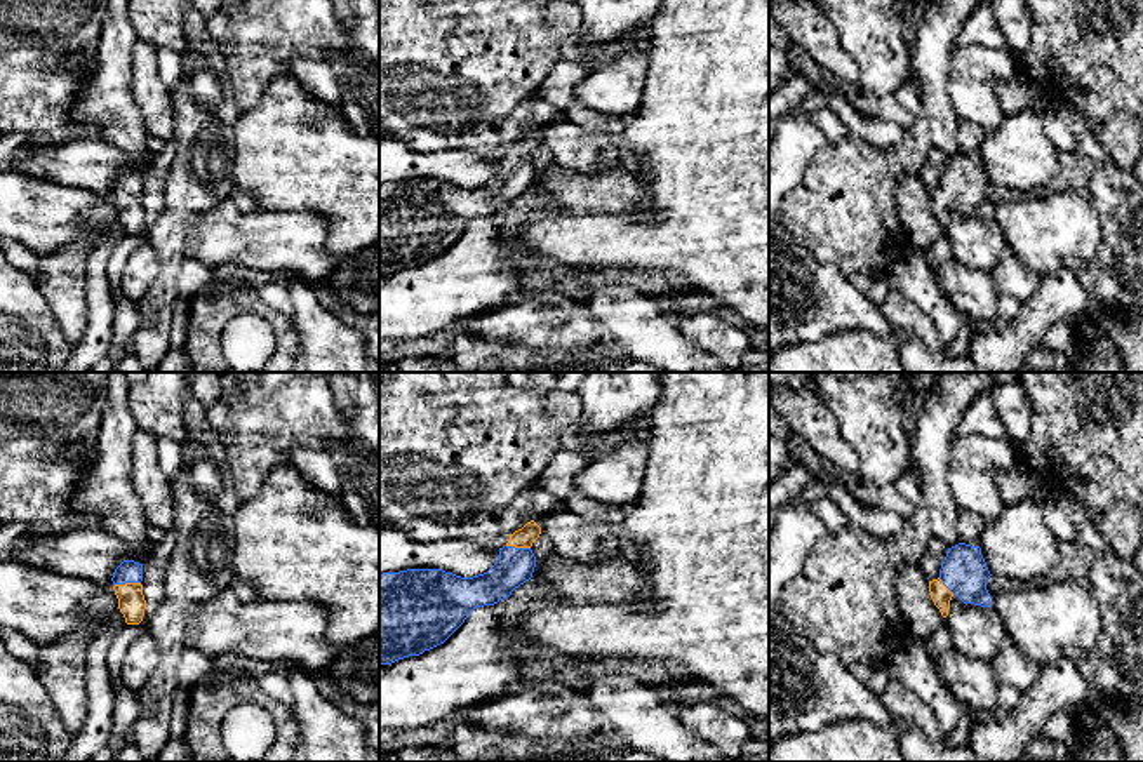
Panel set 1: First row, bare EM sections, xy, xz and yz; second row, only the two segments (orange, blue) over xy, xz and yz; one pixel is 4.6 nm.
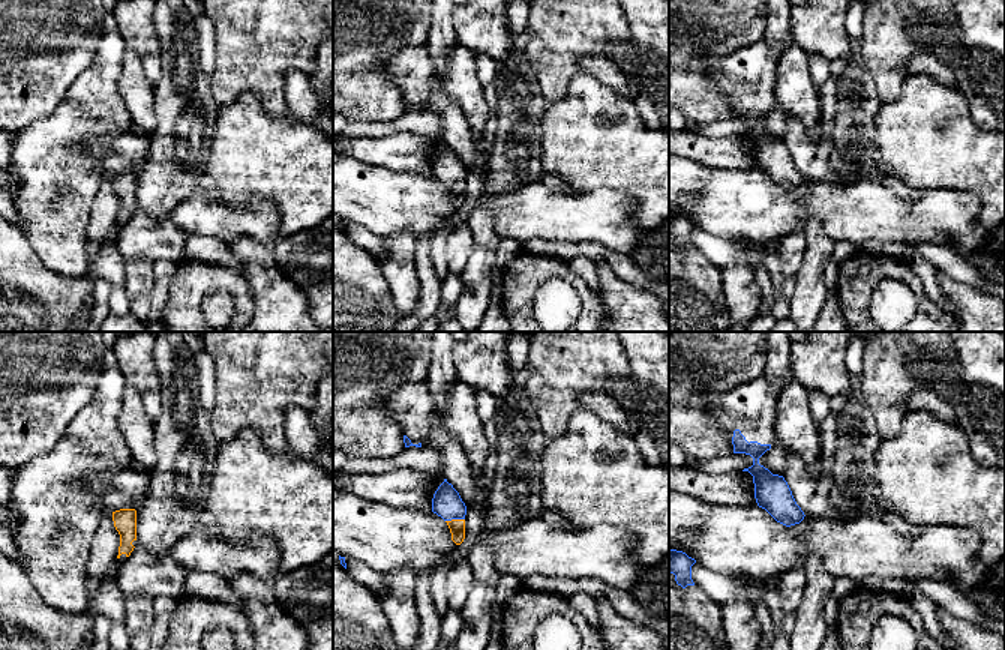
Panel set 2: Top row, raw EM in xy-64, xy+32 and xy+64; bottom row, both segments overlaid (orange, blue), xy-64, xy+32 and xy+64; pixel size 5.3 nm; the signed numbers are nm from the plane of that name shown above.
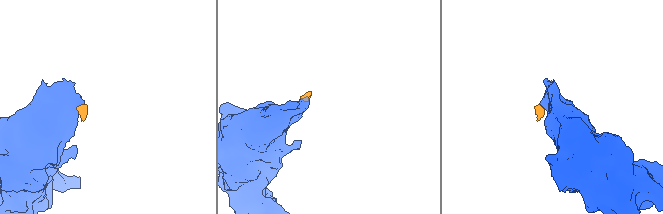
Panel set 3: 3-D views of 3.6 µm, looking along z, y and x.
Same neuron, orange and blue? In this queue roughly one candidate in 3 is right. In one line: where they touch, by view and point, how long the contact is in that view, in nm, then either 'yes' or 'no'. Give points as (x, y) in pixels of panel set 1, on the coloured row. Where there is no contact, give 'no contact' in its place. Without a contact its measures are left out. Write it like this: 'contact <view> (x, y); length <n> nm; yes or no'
contact xy (126, 583); length 130 nm; yes

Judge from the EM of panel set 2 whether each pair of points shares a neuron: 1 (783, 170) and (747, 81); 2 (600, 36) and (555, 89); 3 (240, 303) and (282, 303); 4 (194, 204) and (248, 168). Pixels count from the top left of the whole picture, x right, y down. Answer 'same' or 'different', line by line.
1: same
2: same
3: different
4: different

